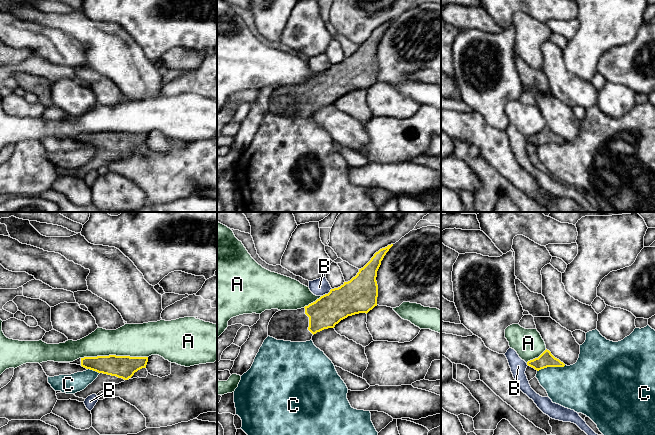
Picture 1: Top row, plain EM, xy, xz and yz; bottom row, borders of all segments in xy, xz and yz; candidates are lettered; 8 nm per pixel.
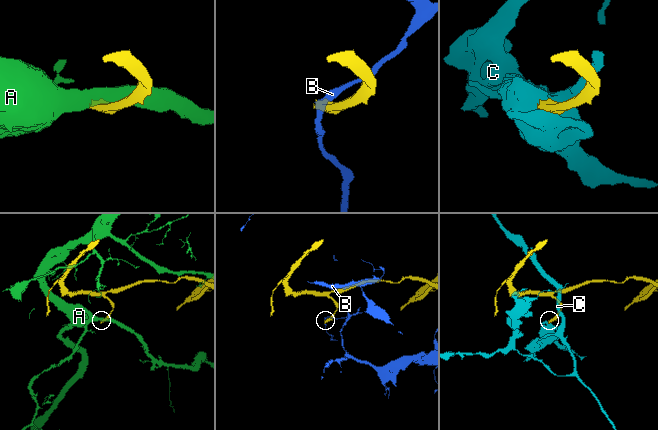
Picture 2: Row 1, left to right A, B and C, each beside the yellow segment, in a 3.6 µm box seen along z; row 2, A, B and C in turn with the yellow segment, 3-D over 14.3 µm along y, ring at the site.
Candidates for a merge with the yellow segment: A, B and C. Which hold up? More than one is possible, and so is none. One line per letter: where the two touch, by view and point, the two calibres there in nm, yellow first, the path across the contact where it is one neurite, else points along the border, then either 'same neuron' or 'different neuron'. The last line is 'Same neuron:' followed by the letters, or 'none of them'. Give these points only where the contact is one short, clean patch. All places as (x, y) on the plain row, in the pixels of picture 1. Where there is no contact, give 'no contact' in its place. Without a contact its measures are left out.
A: meets yellow in xy at (114, 131); 180 nm thick on the yellow side, 280 nm on the other; different neuron
B: meets yellow in xz at (326, 70); 280 nm thick on the yellow side, 140 nm on the other; border along xz (331, 64), (321, 72); different neuron
C: meets yellow in yz at (551, 142); 120 nm thick on the yellow side, 360 nm on the other; border along yz (565, 141), (547, 142), (537, 147); different neuron
Same neuron: none of them

